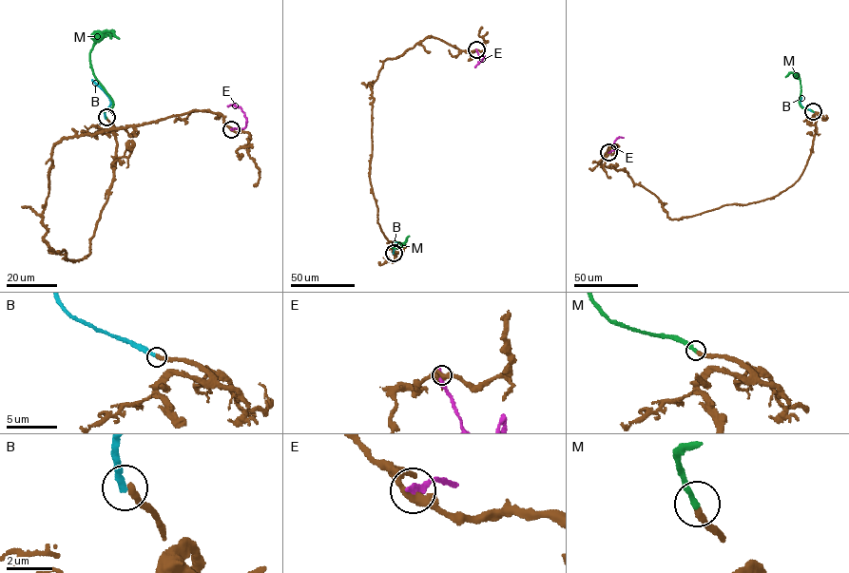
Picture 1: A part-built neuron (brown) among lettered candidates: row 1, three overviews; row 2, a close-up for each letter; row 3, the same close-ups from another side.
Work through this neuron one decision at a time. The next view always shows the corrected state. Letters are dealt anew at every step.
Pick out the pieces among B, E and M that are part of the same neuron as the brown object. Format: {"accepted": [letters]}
{"accepted": ["M"]}

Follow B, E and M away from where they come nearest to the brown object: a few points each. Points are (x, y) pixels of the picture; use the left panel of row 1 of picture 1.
B: (106, 118), (110, 100), (92, 80)
E: (231, 129), (244, 127), (246, 119), (241, 107), (228, 105)
M: (106, 117), (104, 112), (113, 104), (94, 75), (89, 54), (105, 31), (110, 30), (119, 39)

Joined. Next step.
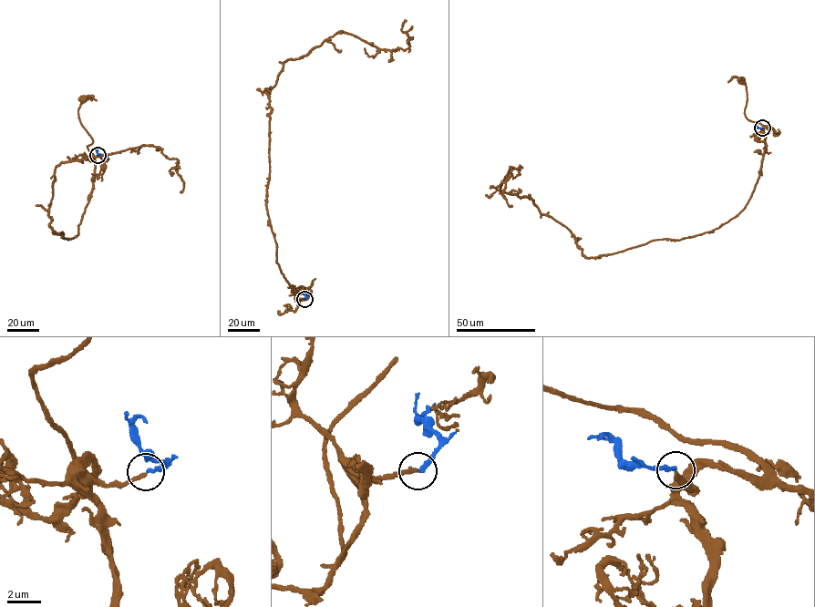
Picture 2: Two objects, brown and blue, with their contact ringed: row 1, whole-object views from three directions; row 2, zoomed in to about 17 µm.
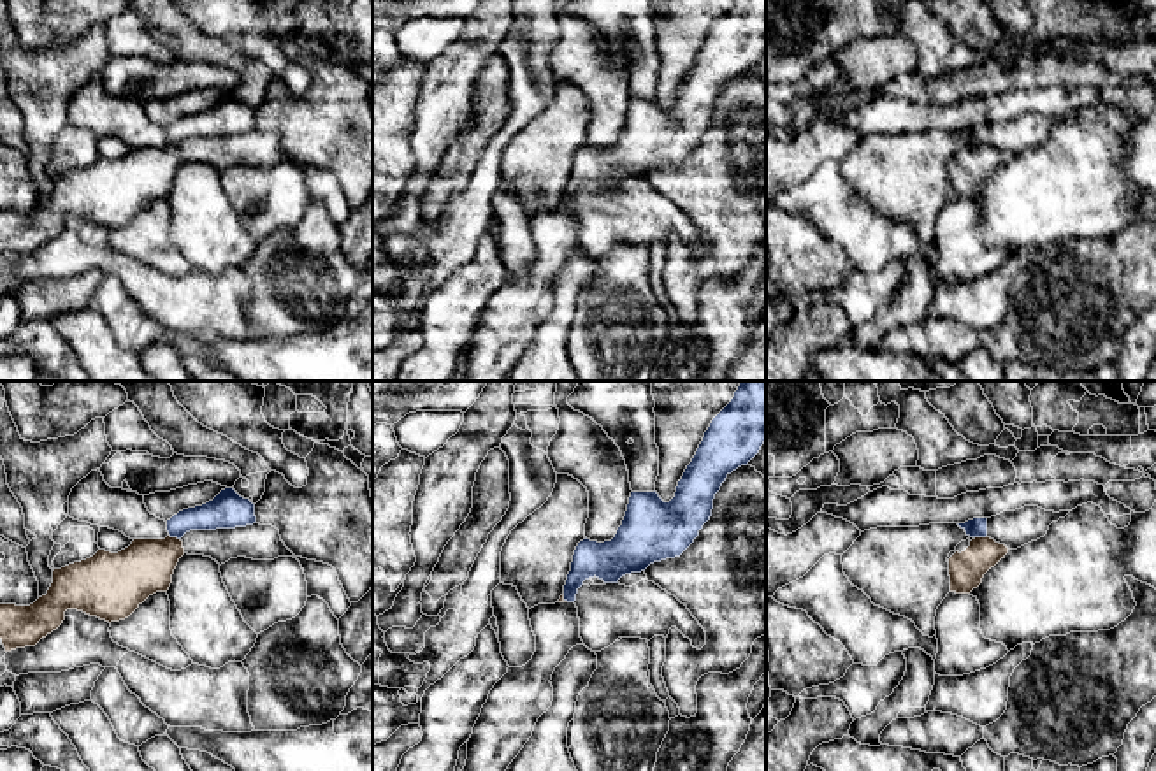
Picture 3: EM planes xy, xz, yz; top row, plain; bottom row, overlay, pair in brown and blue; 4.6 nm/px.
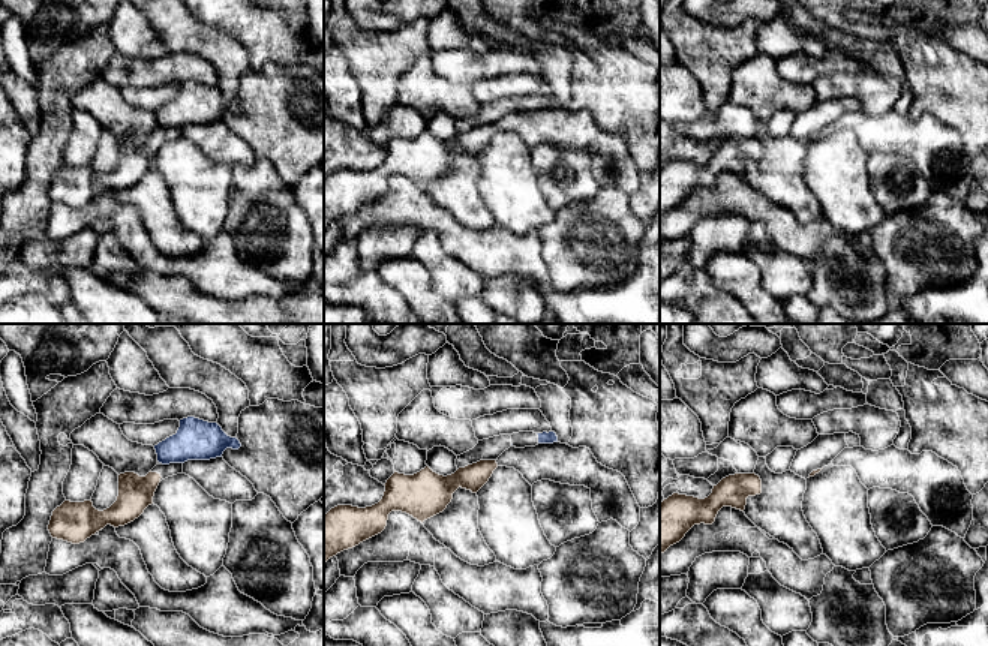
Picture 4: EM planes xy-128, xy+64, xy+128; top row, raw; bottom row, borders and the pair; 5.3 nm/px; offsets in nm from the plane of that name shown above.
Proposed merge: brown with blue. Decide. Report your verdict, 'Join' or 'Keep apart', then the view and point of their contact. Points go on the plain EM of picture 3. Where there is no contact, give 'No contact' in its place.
Keep apart. Touches brown at xy (174, 144)

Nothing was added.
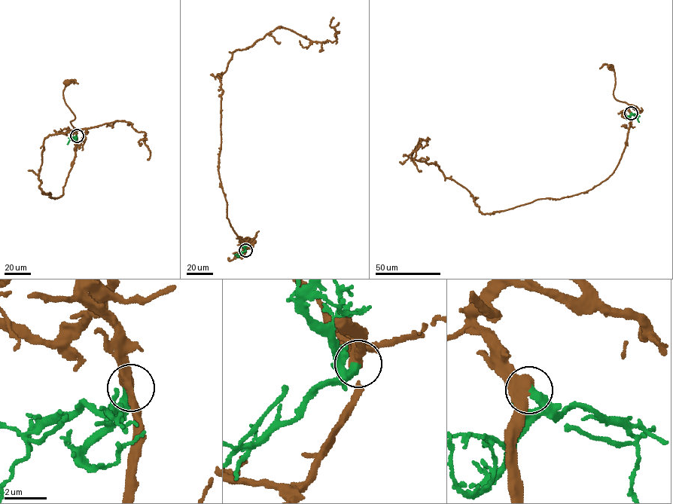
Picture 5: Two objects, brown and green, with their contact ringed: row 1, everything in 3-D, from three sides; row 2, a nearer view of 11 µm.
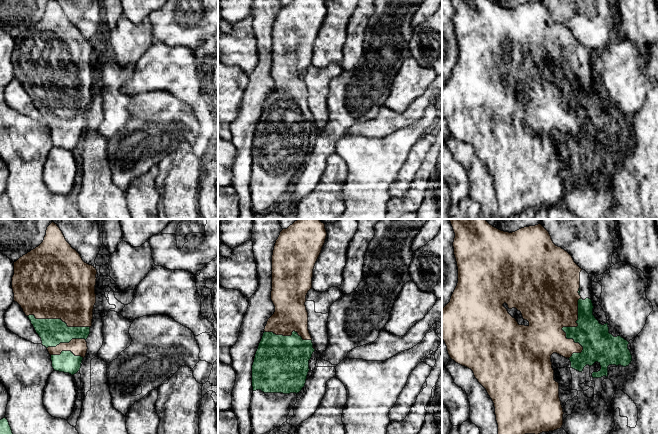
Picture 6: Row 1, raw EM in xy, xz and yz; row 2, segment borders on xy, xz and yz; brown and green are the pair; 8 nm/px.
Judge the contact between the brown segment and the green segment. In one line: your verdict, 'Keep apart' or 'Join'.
Join

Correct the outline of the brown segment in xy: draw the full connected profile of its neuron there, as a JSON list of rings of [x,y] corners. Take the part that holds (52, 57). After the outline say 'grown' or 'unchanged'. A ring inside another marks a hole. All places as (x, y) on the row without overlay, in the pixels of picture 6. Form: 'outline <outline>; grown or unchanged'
outline [[[50,0],[47,3],[44,16],[38,23],[14,38],[12,53],[14,77],[21,82],[41,114],[42,121],[47,124],[55,147],[74,151],[81,144],[88,125],[86,115],[90,110],[96,79],[96,50],[96,44],[82,36],[80,30],[66,17],[57,0]]]; grown

